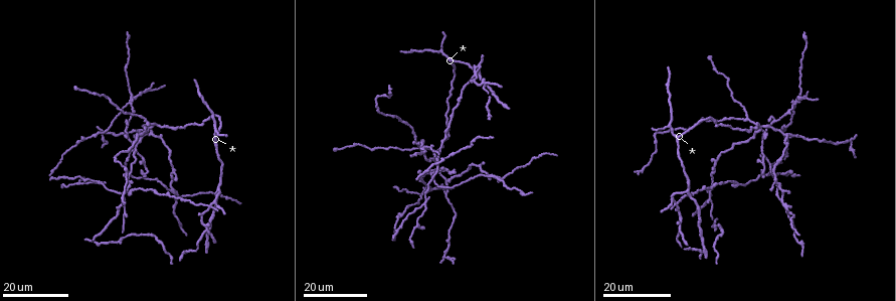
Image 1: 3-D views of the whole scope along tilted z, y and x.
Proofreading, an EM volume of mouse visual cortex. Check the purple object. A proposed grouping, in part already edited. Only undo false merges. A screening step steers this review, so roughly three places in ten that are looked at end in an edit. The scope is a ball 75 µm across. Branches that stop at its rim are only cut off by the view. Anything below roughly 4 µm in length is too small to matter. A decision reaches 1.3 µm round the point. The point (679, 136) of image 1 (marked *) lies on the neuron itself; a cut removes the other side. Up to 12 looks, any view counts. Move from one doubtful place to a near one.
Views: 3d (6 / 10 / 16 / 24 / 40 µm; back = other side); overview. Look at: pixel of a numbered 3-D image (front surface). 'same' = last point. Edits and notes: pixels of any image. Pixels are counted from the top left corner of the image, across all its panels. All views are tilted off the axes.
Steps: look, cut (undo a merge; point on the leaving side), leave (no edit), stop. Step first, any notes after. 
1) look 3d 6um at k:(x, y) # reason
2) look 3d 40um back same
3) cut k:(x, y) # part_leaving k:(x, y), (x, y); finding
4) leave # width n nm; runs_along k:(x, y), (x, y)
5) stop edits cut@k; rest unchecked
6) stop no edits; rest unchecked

look 3d 16um at 1:(215, 133) # three-way junction

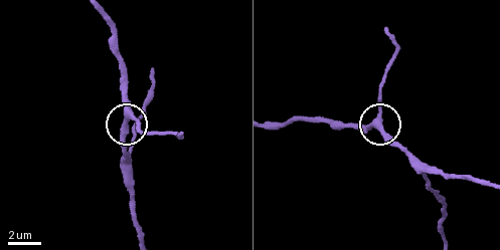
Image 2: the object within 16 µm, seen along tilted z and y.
look 3d 10um at 2:(379, 117) # closer look

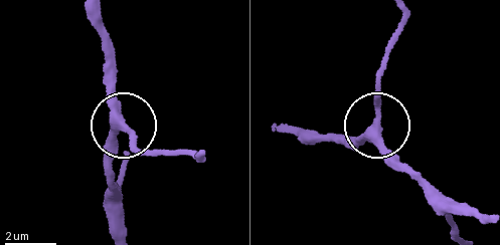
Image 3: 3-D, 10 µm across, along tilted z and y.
look 3d 6um at 3:(123, 124)

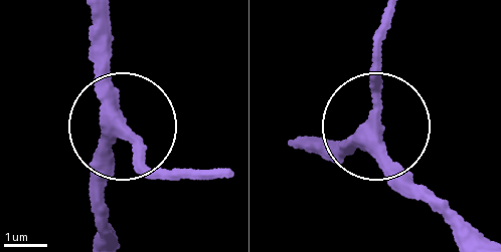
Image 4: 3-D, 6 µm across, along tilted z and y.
leave # width 320 nm; runs_along 4:(475, 234), (390, 166), (375, 117), (381, 23); all the same neuron

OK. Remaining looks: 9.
look 3d 24um at 1:(146, 123) # three-way junction

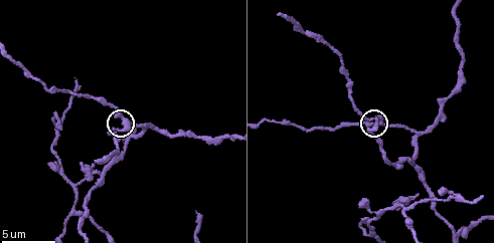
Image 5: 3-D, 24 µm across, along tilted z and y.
look 3d 10um at 5:(127, 121) # zoom in

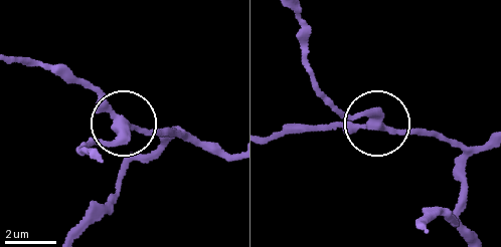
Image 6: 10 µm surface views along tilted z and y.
leave # arms 3; runs_along 6:(225, 153), (193, 140), (137, 133), (67, 66); all the same neuron

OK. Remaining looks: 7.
look 3d 16um at 1:(474, 73) # three-way junction

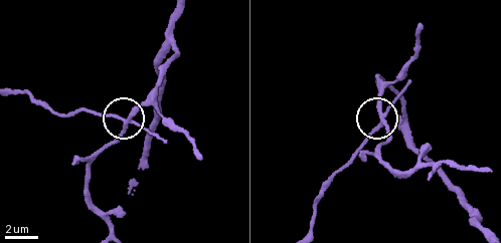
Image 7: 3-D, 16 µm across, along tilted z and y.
look 3d 10um at 7:(379, 123) # zoom in

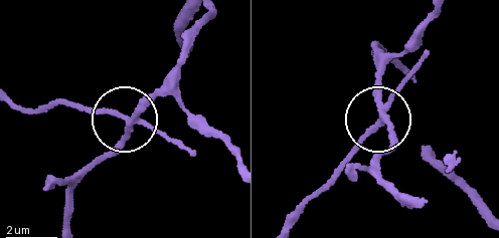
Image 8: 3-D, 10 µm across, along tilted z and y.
cut 8:(162, 136) # side_arm 30 um; arms 3; two neurons meet here

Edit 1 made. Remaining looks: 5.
look 3d 6um at 5:(459, 233) # three arms meet

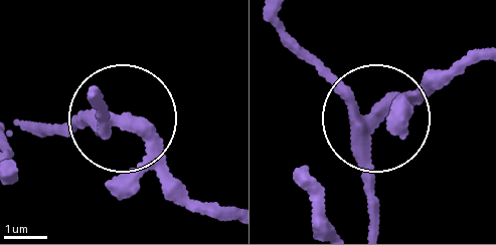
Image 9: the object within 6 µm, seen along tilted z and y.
look 3d 6um back at 9:(115, 119) # other side

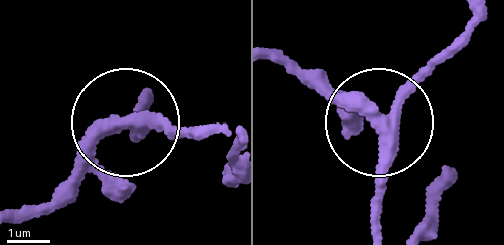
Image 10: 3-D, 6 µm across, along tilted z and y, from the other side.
leave # arms 3; one neuron here

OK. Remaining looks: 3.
look 3d 10um at 5:(131, 138) # a fork

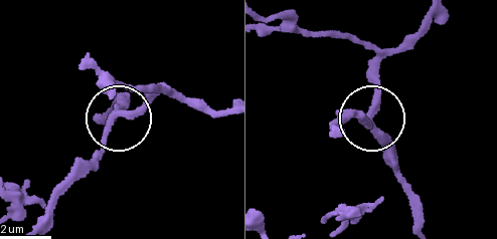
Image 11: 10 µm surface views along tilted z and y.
leave # side_arm 69 um; runs_along 11:(225, 109), (157, 96), (114, 126), (94, 167); all the same neuron

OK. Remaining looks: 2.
look 3d 16um at 1:(426, 147) # branch point

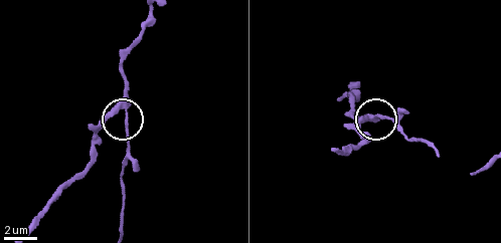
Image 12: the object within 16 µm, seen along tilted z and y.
look 3d 10um at 12:(123, 106)

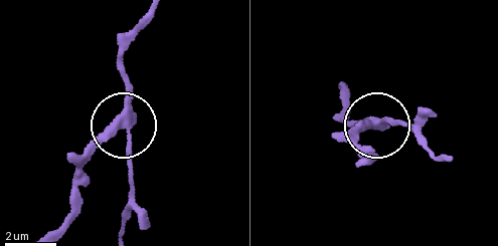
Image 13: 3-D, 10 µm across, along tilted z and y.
cut 13:(129, 167) # width 330 nm; part_leaving 13:(128, 132), (131, 200), (123, 235); two neurons meet here

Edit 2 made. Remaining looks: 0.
stop edits cut@8, cut@13; rest unchecked

